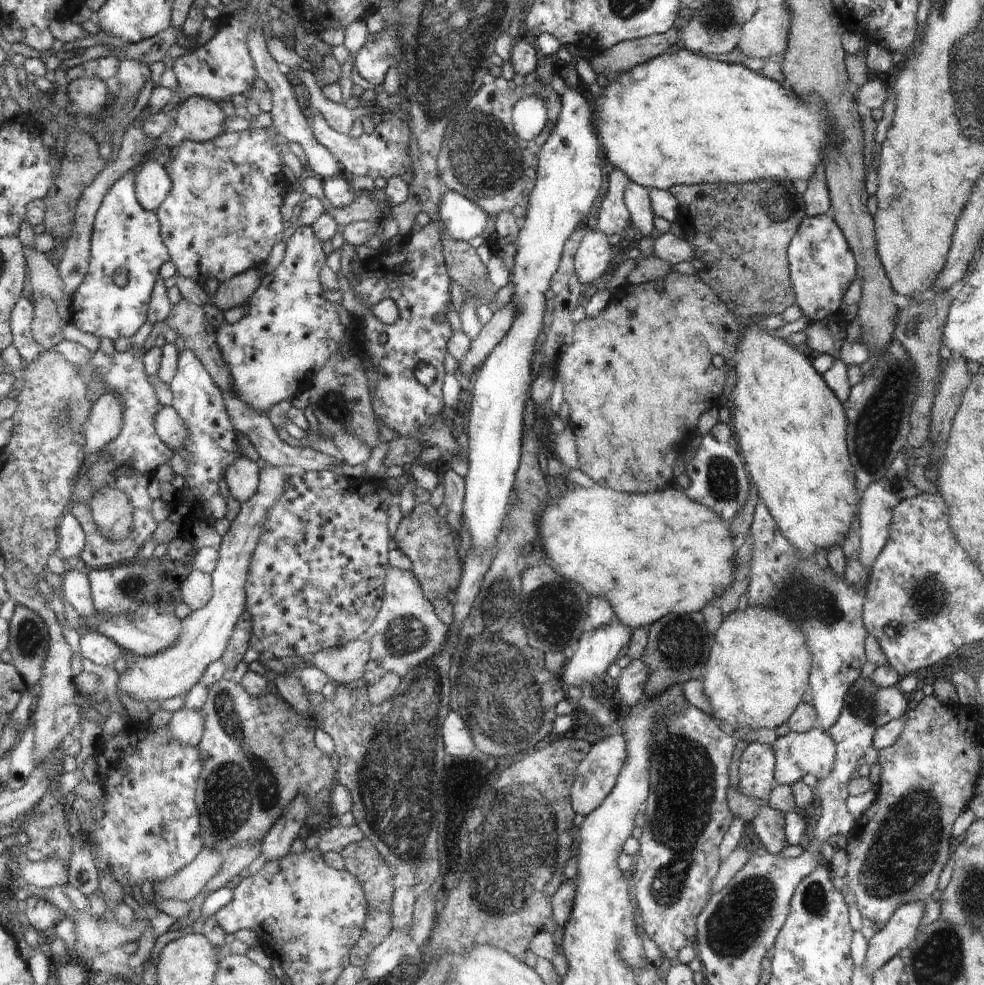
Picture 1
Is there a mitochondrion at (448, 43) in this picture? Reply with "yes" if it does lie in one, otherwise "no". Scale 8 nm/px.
yes

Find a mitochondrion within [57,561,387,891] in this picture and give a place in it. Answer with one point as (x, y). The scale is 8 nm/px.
(239, 787)

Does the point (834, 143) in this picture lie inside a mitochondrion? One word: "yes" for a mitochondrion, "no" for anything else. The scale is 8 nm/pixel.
no

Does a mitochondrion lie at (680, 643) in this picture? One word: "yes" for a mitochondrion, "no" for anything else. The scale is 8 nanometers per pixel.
yes

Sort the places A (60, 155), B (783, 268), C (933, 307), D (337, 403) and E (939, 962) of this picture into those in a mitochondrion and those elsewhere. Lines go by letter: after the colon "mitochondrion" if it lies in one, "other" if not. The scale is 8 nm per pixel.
A: other
B: other
C: other
D: mitochondrion
E: mitochondrion

